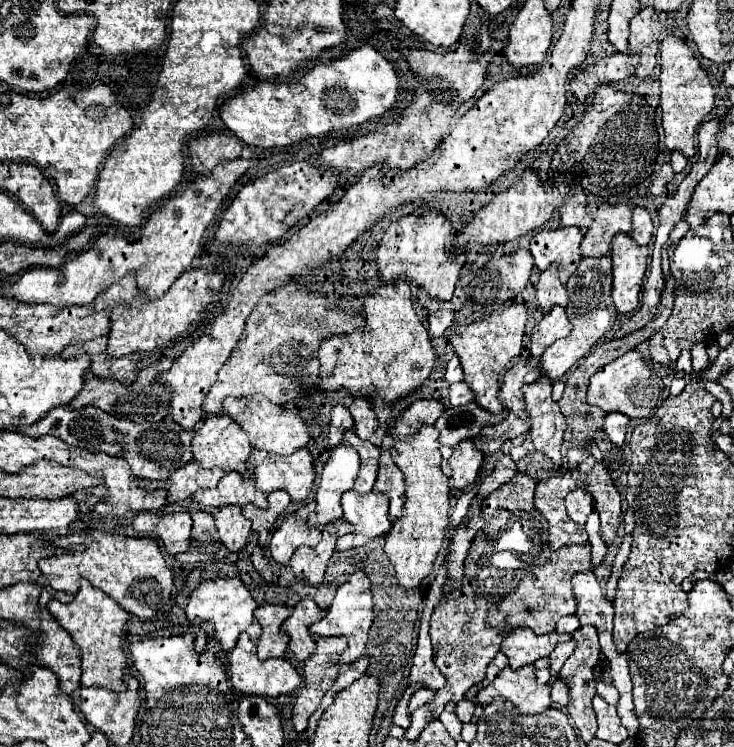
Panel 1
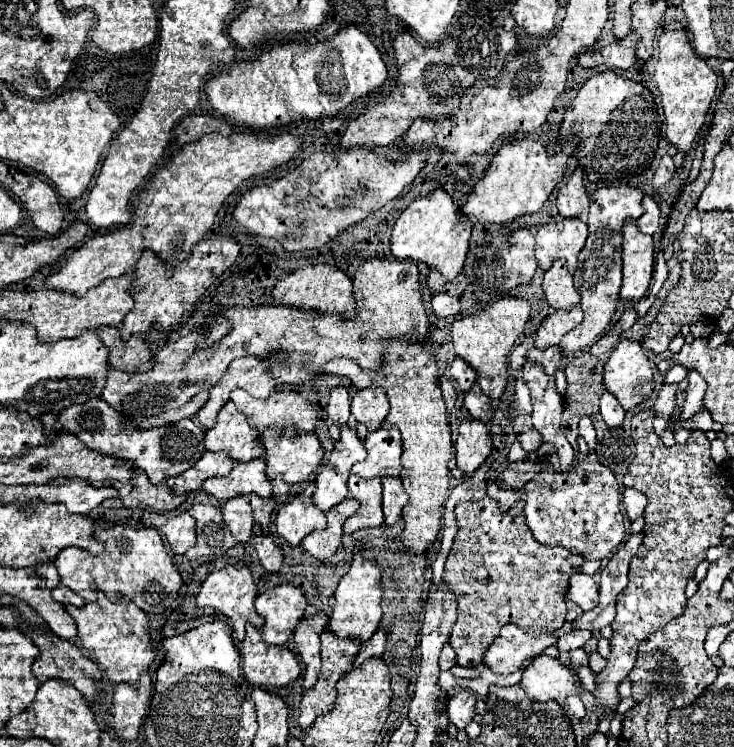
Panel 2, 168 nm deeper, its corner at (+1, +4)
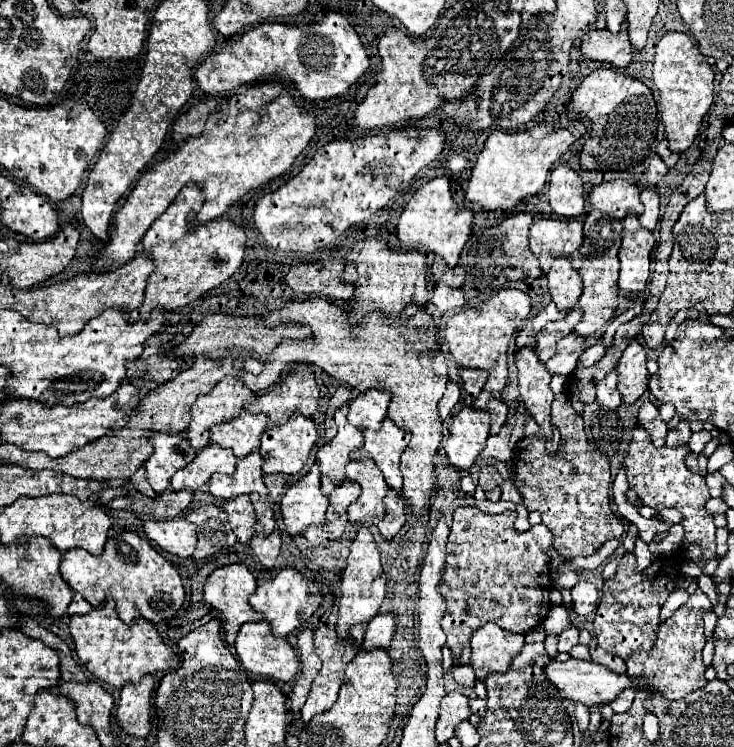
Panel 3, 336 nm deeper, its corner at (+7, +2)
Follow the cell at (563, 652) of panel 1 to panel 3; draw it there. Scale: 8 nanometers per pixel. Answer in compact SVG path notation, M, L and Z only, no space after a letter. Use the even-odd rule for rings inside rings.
M573 626L573 628L567 628L561 636L559 636L559 642L557 642L557 650L559 652L571 652L571 648L577 644L579 640L579 630Z

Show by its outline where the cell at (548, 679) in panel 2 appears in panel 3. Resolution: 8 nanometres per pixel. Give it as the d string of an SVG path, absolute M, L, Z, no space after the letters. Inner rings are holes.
M569 658L567 662L559 662L553 660L549 662L545 668L545 678L573 704L585 704L585 706L593 706L593 704L609 704L623 688L651 688L647 686L643 680L639 682L631 682L627 676L619 676L615 672L611 672L605 666L599 666L595 662L583 662L583 660L575 660Z

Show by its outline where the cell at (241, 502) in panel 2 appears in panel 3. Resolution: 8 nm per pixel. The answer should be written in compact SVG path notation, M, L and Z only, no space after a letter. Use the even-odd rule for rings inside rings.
M237 496L237 498L225 500L221 508L227 514L237 540L241 544L247 544L253 536L253 526L255 526L255 510L251 506L249 496Z

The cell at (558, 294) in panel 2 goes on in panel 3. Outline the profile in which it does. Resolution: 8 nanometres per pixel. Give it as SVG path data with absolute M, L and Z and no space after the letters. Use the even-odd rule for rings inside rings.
M569 258L553 260L553 266L547 274L547 284L549 284L551 300L561 312L575 308L581 296L581 278L577 270L571 266Z

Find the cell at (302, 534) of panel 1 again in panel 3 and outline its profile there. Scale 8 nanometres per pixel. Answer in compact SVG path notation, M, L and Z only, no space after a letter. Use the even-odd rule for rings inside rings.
M313 466L285 492L281 500L285 532L289 536L297 536L309 526L323 526L327 504L327 496L321 494L321 472L317 466Z

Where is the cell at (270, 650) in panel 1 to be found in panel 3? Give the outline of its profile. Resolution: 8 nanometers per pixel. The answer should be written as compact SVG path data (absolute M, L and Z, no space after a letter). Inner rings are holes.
M283 568L273 580L265 582L249 596L249 604L253 606L253 610L265 616L265 620L271 624L271 632L279 638L285 638L287 634L297 630L297 626L301 626L319 608L321 600L321 590L291 568Z

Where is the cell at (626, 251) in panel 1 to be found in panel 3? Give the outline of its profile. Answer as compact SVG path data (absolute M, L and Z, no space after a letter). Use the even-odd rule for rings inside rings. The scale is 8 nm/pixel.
M637 216L623 218L623 238L619 248L619 288L625 292L645 290L649 276L649 254L655 244L653 232L641 228Z

